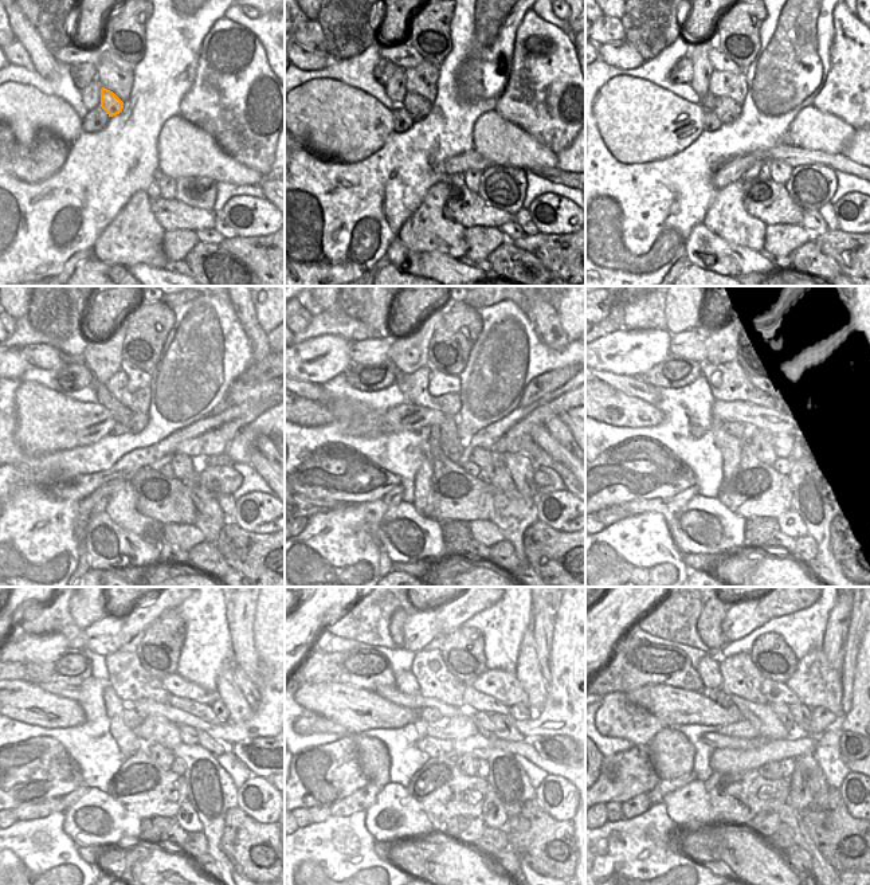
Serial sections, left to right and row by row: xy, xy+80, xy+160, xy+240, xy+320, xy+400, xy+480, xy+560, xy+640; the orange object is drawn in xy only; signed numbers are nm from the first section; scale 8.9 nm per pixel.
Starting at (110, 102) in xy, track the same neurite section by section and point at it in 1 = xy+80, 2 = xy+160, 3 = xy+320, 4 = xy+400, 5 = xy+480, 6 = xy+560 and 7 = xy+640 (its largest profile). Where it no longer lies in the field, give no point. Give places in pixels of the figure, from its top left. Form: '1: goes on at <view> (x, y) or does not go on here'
1: goes on at xy+80 (418, 106)
2: goes on at xy+160 (727, 110)
3: goes on at xy+320 (451, 445)
4: goes on at xy+400 (759, 442)
5: goes on at xy+480 (163, 756)
6: goes on at xy+560 (466, 763)
7: goes on at xy+640 (772, 771)

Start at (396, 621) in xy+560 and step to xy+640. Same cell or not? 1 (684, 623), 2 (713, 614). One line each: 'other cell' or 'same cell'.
1: other cell
2: same cell

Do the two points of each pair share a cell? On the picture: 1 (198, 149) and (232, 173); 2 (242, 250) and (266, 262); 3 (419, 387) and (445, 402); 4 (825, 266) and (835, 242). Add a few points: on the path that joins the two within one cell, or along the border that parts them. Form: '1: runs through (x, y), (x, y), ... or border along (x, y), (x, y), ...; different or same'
1: runs through (206, 157), (224, 169); same
2: runs through (247, 250), (255, 251), (261, 257); same
3: runs through (423, 394), (430, 400), (438, 402); same
4: border along (811, 239), (837, 263), (841, 271); different

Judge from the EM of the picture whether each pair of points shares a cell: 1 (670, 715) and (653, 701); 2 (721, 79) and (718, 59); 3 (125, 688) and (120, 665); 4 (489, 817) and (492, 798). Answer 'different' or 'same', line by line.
1: same
2: different
3: same
4: same

